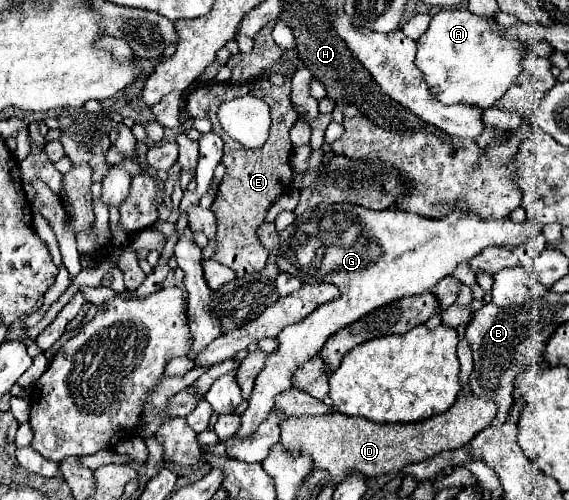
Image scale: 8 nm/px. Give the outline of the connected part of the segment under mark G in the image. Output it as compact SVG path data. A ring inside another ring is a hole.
M322 203L314 209L306 209L292 225L278 233L278 249L272 259L280 271L300 277L302 283L328 281L338 285L342 295L280 331L278 349L268 355L264 369L256 377L254 391L248 399L250 407L242 415L242 425L236 435L244 437L256 431L256 425L268 417L274 397L292 387L292 373L308 363L310 357L324 347L330 335L390 301L434 289L440 279L456 269L456 265L470 261L488 245L516 247L540 231L540 223L482 219L476 213L462 213L460 209L450 211L442 219L422 217L400 209L372 211L348 203Z

